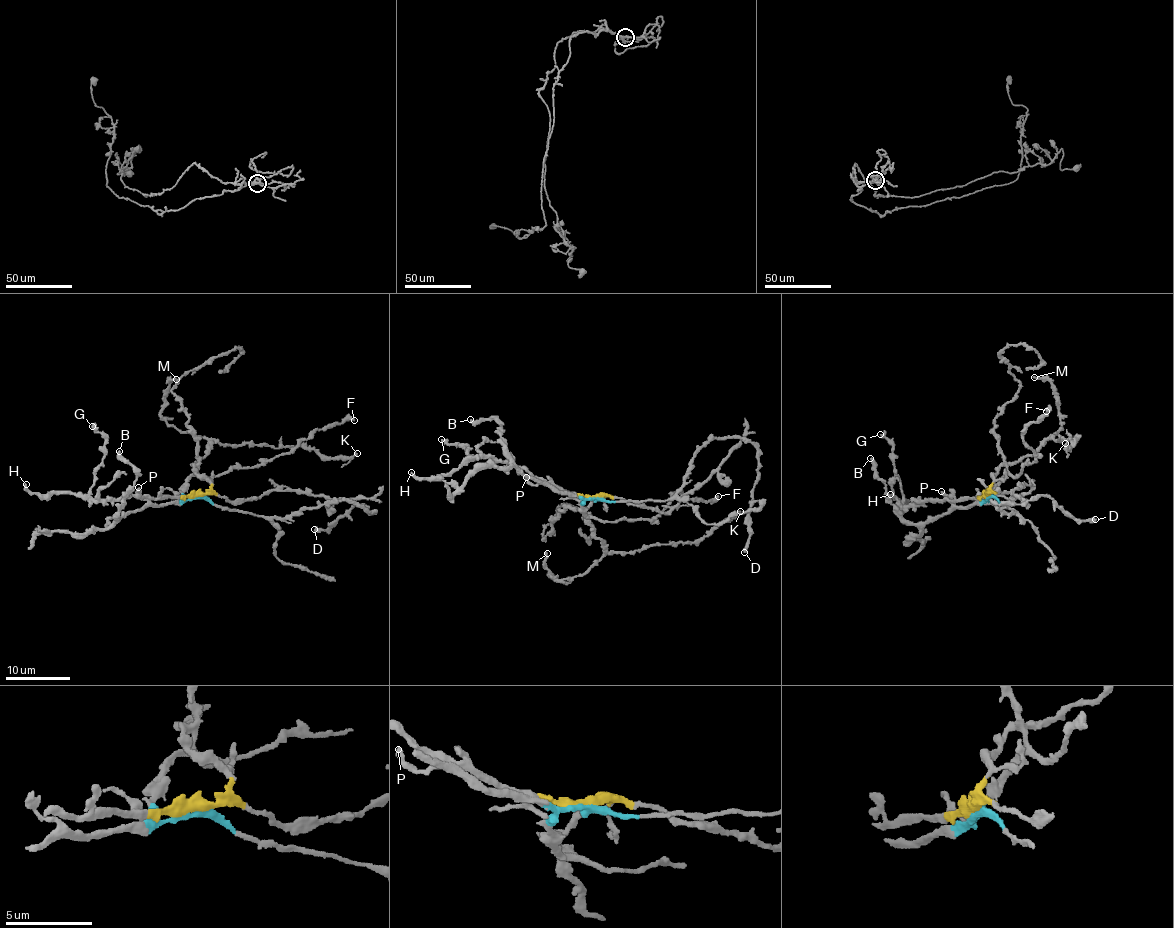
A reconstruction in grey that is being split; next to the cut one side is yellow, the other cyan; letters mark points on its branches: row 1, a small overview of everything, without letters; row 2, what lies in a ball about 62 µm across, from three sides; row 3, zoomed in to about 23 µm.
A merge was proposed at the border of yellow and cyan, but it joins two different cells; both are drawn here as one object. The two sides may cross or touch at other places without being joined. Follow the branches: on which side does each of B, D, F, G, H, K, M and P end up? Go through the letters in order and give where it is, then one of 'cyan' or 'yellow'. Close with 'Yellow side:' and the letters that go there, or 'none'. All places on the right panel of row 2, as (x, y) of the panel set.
B: place (870, 458); cyan
D: place (1095, 519); cyan
F: place (1046, 411); cyan
G: place (880, 434); yellow
H: place (890, 494); yellow
K: place (1065, 443); yellow
M: place (1034, 377); yellow
P: place (941, 491); cyan
Yellow side: G, H, K, M

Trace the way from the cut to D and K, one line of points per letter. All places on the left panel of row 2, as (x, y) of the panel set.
D: (197, 495), (226, 509), (262, 516), (290, 517), (337, 500), (373, 512), (359, 504), (328, 528), (314, 529)
K: (197, 495), (211, 484), (194, 467), (211, 442), (274, 447), (305, 446), (328, 457), (357, 453)

